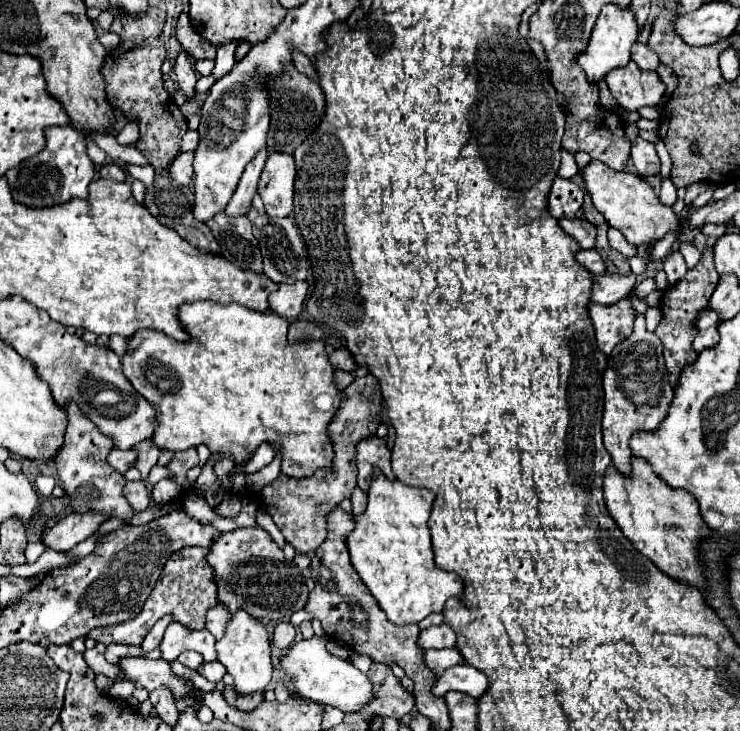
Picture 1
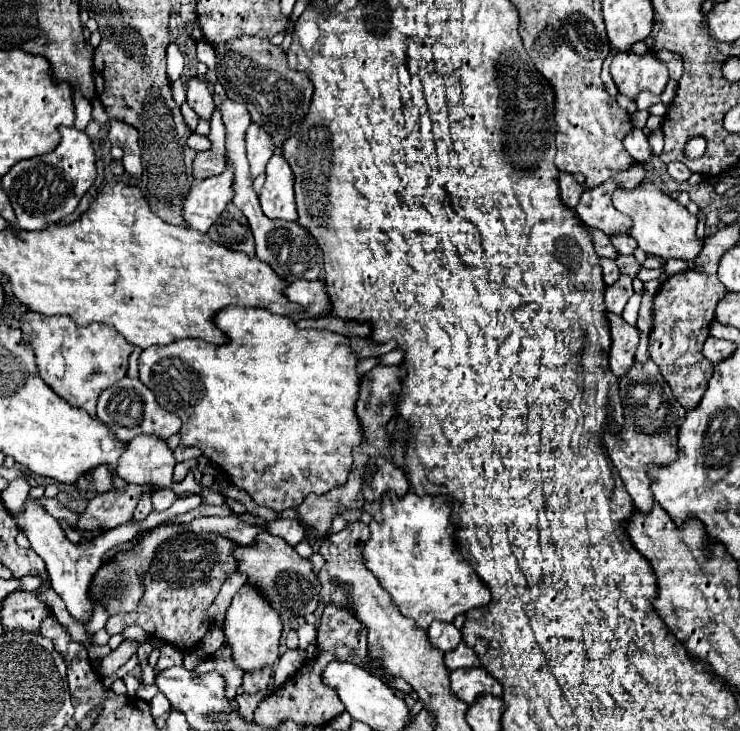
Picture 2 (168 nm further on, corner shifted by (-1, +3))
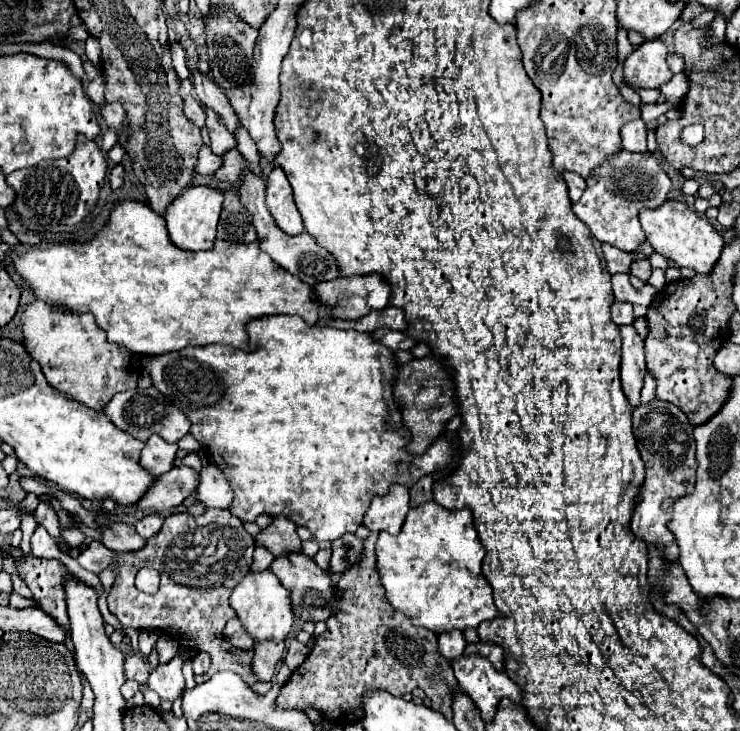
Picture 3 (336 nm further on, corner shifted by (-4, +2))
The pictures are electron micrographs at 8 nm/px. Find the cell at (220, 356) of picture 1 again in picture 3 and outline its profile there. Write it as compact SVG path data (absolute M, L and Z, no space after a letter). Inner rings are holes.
M286 314L254 318L250 320L250 324L246 324L246 330L248 330L248 344L256 346L256 350L252 352L236 350L222 344L212 344L212 346L190 346L190 348L184 348L182 352L166 352L162 356L142 358L144 370L152 378L152 386L158 388L176 408L180 408L188 416L188 420L192 422L190 434L204 446L204 450L210 456L216 456L216 466L224 472L226 480L230 482L234 490L234 500L228 510L234 516L238 516L242 522L256 520L258 514L286 516L294 524L306 526L312 532L314 540L332 542L340 538L344 532L356 532L356 528L362 524L362 518L370 506L372 496L376 494L384 496L390 484L400 482L404 486L412 486L424 474L432 474L434 470L442 470L452 464L452 450L446 440L436 440L422 456L408 456L404 452L404 446L408 444L408 438L406 438L408 432L402 428L402 424L398 424L402 416L396 410L392 400L392 378L394 378L396 364L392 360L392 352L384 348L380 342L374 342L370 334L360 334L356 330L336 330L330 326L308 326L300 316L286 316Z

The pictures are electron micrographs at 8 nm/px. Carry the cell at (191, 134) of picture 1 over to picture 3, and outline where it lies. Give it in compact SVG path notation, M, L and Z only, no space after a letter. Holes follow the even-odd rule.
M208 146L200 148L200 160L198 160L198 174L214 174L220 168L220 156L216 156Z

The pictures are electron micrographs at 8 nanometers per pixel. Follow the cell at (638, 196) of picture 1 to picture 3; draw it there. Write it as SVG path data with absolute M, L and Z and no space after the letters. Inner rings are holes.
M666 200L666 204L654 210L642 208L640 222L642 230L646 232L646 240L654 248L654 252L662 254L664 258L678 266L688 266L696 272L708 274L724 246L724 238L712 228L712 224L706 218L700 218L694 210L690 210L684 202L678 200Z

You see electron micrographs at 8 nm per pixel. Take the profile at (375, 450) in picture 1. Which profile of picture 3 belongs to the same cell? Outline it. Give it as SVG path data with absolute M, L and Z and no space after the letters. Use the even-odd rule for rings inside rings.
M392 486L386 496L374 496L368 512L364 514L364 524L372 532L386 530L390 534L398 534L404 518L410 510L410 496L406 486Z

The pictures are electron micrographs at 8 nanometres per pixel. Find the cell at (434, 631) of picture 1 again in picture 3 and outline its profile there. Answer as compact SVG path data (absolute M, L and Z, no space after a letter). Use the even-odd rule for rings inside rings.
M460 630L438 634L438 650L440 650L440 654L444 658L454 660L454 658L462 656L464 648L466 648L466 640L464 640L464 636L462 636Z

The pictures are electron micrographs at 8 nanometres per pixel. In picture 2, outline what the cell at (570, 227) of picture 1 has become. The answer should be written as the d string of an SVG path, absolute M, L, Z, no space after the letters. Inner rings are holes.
M591 231L593 235L593 245L599 257L607 257L607 259L615 259L619 255L619 251L613 247L611 239L607 235L603 235L603 231Z

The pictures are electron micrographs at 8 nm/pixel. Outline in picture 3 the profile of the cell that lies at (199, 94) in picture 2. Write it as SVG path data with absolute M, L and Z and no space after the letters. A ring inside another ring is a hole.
M204 108L204 112L206 112L206 128L208 128L208 134L210 134L210 140L212 140L210 148L212 148L214 154L222 156L226 150L230 150L230 148L236 146L236 140L234 140L234 136L230 136L230 132L220 124L220 116L218 116L214 110Z

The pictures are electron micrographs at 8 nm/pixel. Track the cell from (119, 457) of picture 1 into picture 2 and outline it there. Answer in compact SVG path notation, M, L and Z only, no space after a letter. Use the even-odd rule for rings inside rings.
M137 435L133 441L127 443L127 449L121 455L119 465L117 465L117 475L127 483L153 483L153 487L159 487L159 489L169 487L177 495L199 493L199 486L195 482L193 472L188 473L180 483L171 482L175 463L177 461L173 457L173 451L167 447L167 443L161 437L157 437L157 435Z

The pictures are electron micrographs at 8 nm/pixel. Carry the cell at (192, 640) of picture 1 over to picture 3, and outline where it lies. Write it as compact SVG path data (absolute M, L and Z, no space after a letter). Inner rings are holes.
M174 656L170 662L160 664L150 672L148 686L162 698L162 700L176 700L184 688L182 676L182 658Z

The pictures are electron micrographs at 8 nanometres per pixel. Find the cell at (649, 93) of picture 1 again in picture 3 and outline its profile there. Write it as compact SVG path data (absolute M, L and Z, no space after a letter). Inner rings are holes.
M646 40L624 62L624 80L634 88L660 88L672 78L662 40Z

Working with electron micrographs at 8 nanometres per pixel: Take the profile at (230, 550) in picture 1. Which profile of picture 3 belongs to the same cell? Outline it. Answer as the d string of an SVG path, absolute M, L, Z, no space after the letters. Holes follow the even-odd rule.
M304 554L276 556L268 570L274 572L276 578L280 580L280 584L290 592L294 616L298 616L302 620L310 620L310 622L320 622L320 620L330 618L330 614L332 614L330 600L332 600L332 594L334 594L334 580L332 580L330 572L318 568L314 558L304 556Z

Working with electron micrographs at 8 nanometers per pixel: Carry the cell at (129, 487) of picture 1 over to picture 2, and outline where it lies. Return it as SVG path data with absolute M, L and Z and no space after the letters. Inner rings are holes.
M147 495L147 499L139 499L139 507L135 509L135 515L133 515L133 519L135 521L143 521L149 513L151 513L151 495Z

